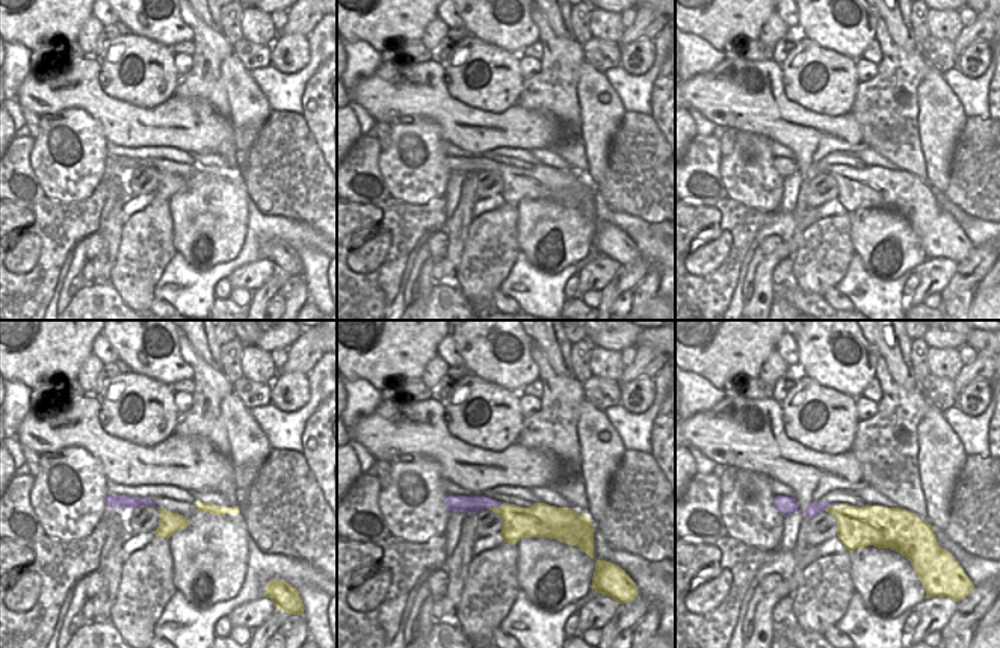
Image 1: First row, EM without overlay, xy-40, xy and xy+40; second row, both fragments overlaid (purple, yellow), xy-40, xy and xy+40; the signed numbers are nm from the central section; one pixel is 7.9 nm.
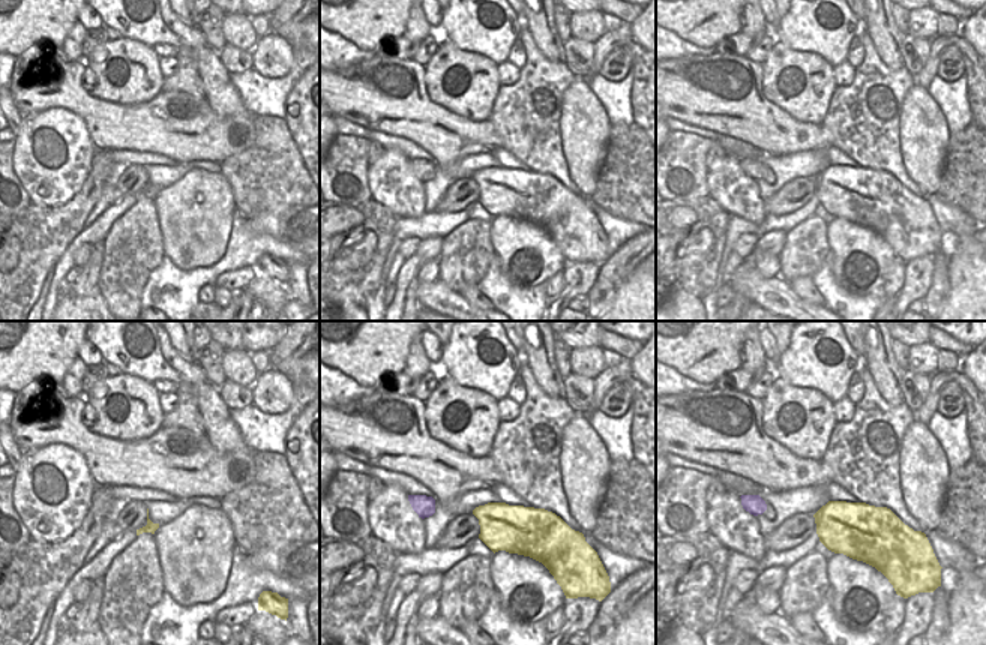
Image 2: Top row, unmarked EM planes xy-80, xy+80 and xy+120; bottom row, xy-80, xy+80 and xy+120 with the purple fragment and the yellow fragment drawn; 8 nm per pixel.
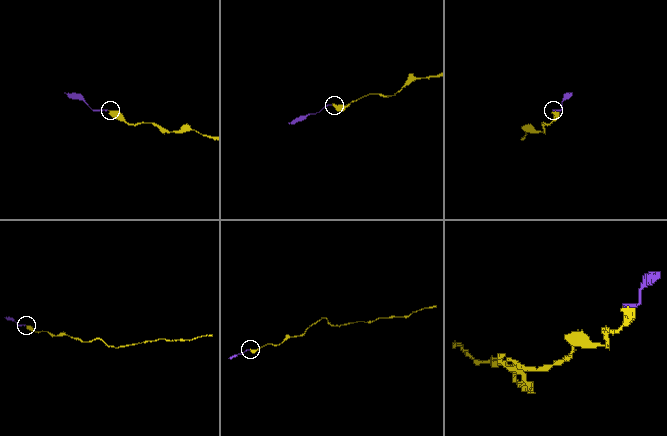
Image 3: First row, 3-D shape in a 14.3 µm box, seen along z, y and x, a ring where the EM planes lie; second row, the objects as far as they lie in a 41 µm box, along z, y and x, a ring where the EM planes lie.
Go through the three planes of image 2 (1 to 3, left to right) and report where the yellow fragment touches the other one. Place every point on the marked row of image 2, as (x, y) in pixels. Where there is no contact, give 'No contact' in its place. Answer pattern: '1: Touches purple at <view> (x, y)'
1: No contact
2: No contact
3: No contact

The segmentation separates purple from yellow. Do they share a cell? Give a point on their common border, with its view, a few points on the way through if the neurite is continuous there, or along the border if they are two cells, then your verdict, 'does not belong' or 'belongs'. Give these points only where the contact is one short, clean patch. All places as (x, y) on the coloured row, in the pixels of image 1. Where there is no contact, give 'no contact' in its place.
xy (496, 506) | across xy (466, 503), (496, 506), (505, 509), (518, 523) | belongs

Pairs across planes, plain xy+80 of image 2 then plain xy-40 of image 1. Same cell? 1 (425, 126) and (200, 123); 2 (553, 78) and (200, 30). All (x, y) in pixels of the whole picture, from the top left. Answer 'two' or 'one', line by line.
1: one
2: one

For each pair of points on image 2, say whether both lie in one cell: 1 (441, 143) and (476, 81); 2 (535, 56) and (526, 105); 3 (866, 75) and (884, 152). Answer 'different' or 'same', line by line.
1: different
2: same
3: same

